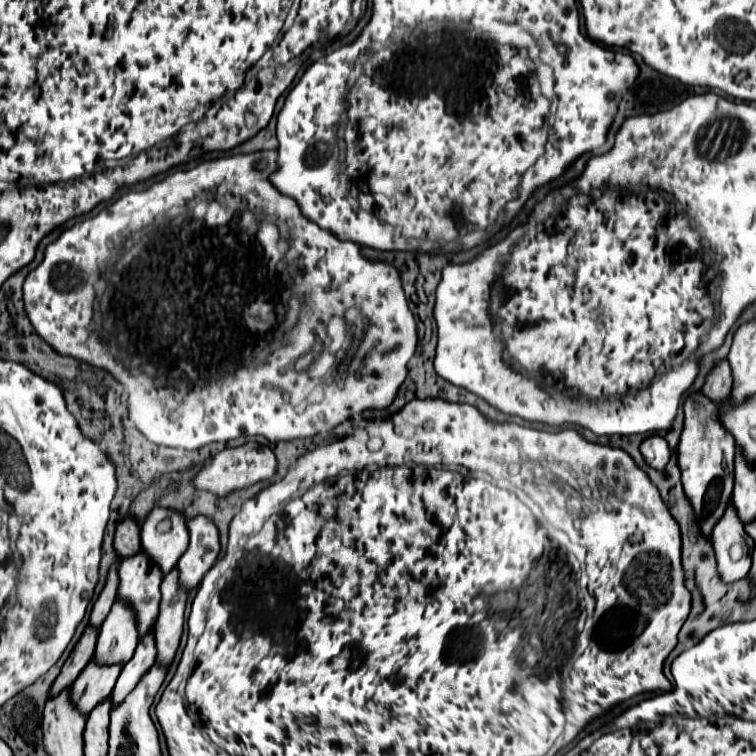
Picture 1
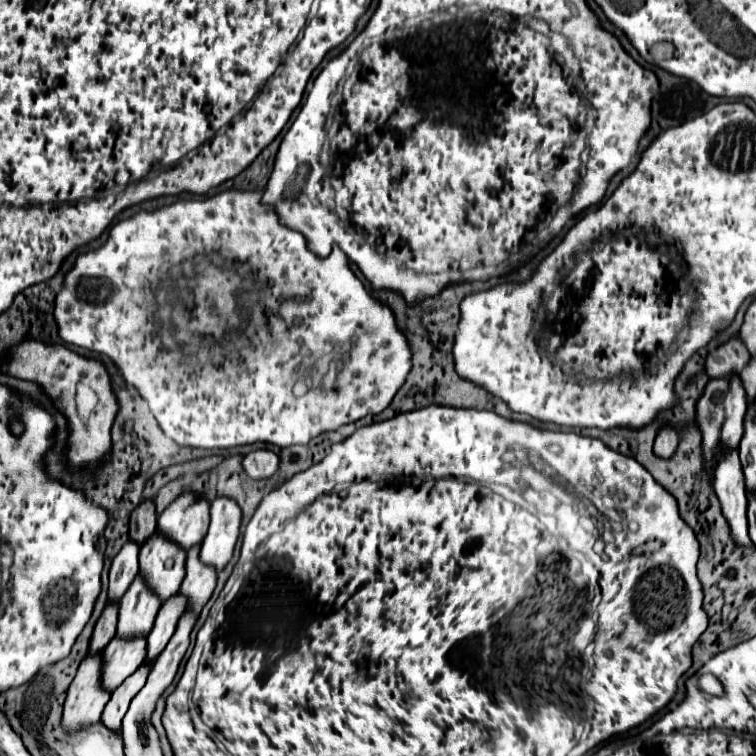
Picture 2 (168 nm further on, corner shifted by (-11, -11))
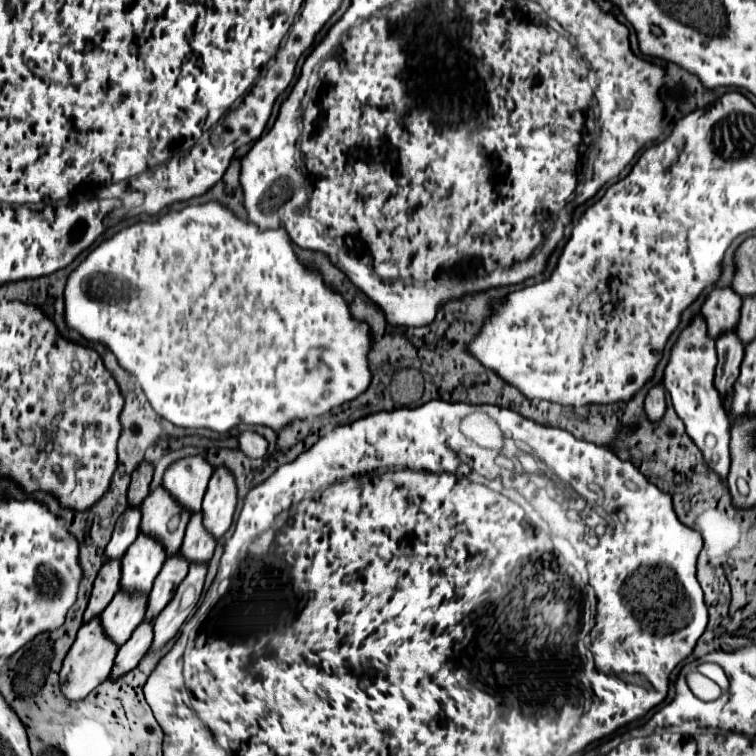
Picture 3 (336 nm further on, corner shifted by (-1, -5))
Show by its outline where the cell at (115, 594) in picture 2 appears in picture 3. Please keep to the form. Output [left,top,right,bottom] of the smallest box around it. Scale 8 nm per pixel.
[105,506,141,558]

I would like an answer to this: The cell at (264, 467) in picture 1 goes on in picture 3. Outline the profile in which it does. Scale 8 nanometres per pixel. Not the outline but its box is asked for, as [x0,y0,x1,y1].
[239,430,267,458]

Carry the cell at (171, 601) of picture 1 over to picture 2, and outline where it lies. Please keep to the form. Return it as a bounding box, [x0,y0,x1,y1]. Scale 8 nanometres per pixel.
[179,548,217,614]

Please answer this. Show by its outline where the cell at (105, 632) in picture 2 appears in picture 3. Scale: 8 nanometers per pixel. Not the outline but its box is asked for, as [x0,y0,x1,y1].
[85,558,121,620]

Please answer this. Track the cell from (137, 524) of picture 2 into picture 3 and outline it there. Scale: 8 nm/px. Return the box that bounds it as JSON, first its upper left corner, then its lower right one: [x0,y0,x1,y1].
[129,462,153,506]

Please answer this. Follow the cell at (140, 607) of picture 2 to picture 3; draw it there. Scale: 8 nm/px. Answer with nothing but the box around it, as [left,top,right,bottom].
[121,534,167,592]

